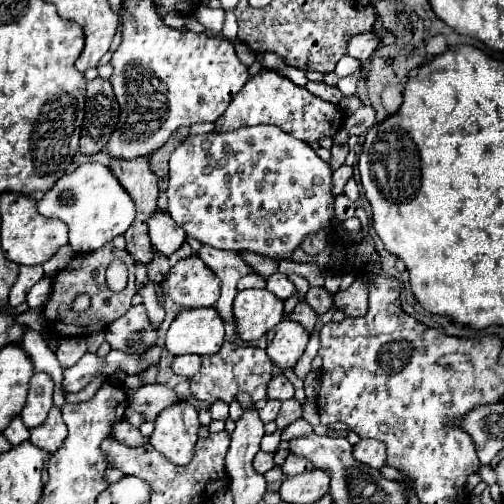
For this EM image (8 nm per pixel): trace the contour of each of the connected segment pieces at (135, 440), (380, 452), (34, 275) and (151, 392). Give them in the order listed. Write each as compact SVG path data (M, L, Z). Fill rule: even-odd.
M119 421L119 423L115 425L113 437L115 437L117 441L121 441L123 445L129 445L129 447L141 447L141 445L149 443L149 439L143 437L141 431L139 431L137 427L133 427L131 423L127 423L127 421Z
M361 439L359 445L353 449L353 455L357 461L361 461L373 469L385 467L385 445L383 445L383 441Z
M33 265L33 267L21 267L19 271L19 279L15 281L13 287L13 295L11 295L11 307L17 307L19 303L23 303L27 299L29 289L43 277L43 267L41 265Z
M151 383L151 385L143 385L129 397L129 407L147 415L147 421L153 421L157 419L157 413L161 413L165 407L179 401L185 399L179 397L171 387L161 383Z

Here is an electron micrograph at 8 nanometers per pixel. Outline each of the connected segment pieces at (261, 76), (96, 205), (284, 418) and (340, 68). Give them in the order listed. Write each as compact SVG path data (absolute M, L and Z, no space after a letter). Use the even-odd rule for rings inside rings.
M261 71L255 77L251 77L245 87L233 97L227 111L215 121L215 131L233 131L247 125L277 125L283 131L291 133L293 137L313 143L323 135L333 137L337 129L343 123L343 113L339 105L331 105L313 93L309 93L305 87L297 87L287 77L275 73L275 71Z
M85 163L75 171L69 171L41 197L37 209L43 217L61 219L69 227L69 243L79 253L101 249L113 241L113 237L123 235L135 217L135 205L129 193L119 185L111 169L101 163Z
M287 399L287 401L281 403L281 411L279 411L275 423L283 431L287 425L291 425L293 421L297 421L301 417L301 413L303 413L301 403L297 399Z
M345 55L345 57L337 63L335 73L337 73L339 77L347 77L347 75L353 75L353 73L357 73L357 71L361 71L361 69L363 69L363 65L361 65L355 57Z

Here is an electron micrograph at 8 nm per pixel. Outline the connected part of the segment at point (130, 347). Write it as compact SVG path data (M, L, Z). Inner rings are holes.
M133 305L123 317L107 327L105 341L113 349L121 349L125 353L141 353L143 349L155 345L157 331L151 327L145 307Z

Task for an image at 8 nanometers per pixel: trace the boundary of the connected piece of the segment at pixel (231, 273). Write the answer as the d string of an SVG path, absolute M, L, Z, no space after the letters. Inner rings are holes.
M201 245L197 255L221 279L223 289L221 289L221 297L217 301L217 311L227 323L233 323L233 311L231 309L233 309L233 299L237 295L235 285L243 275L247 275L251 271L251 267L241 259L239 253L213 249L211 245Z

